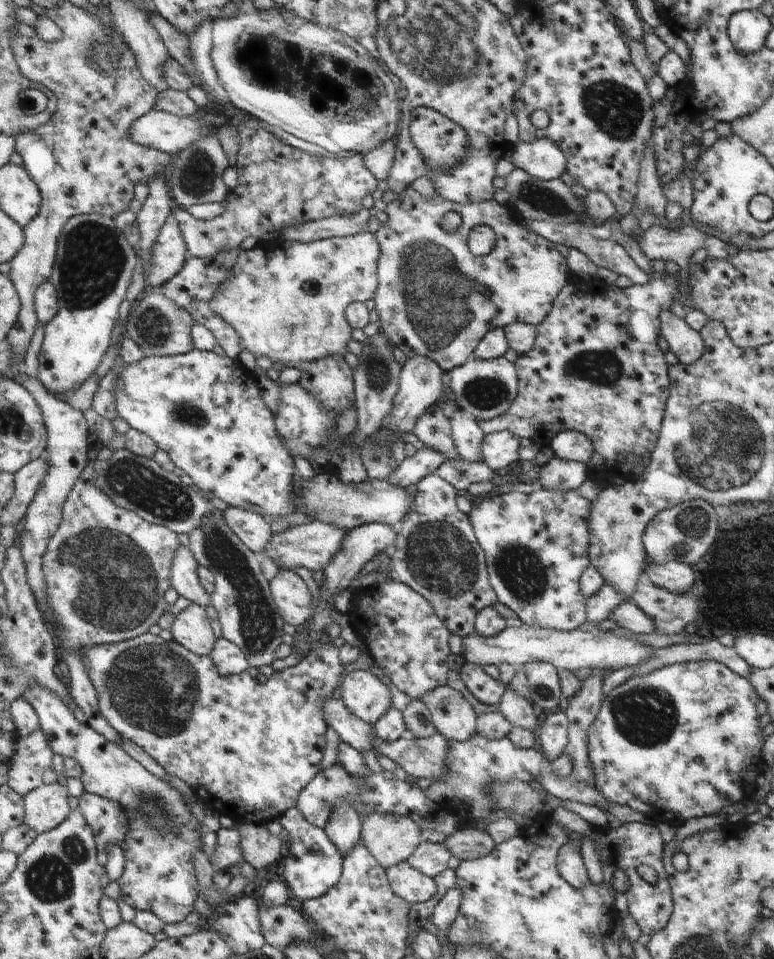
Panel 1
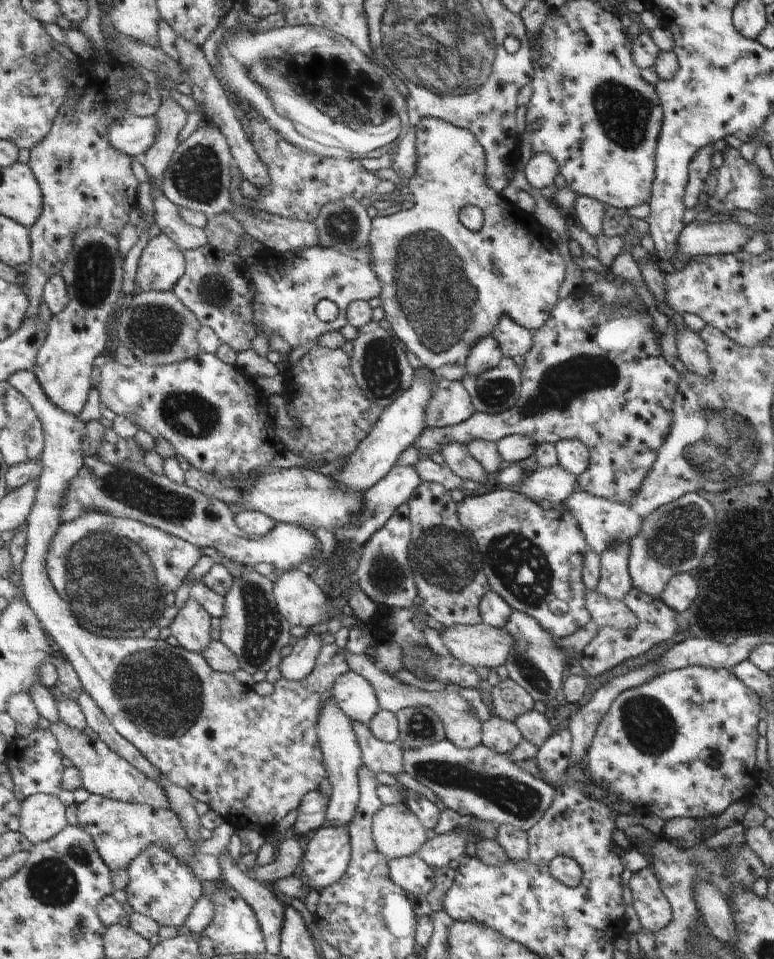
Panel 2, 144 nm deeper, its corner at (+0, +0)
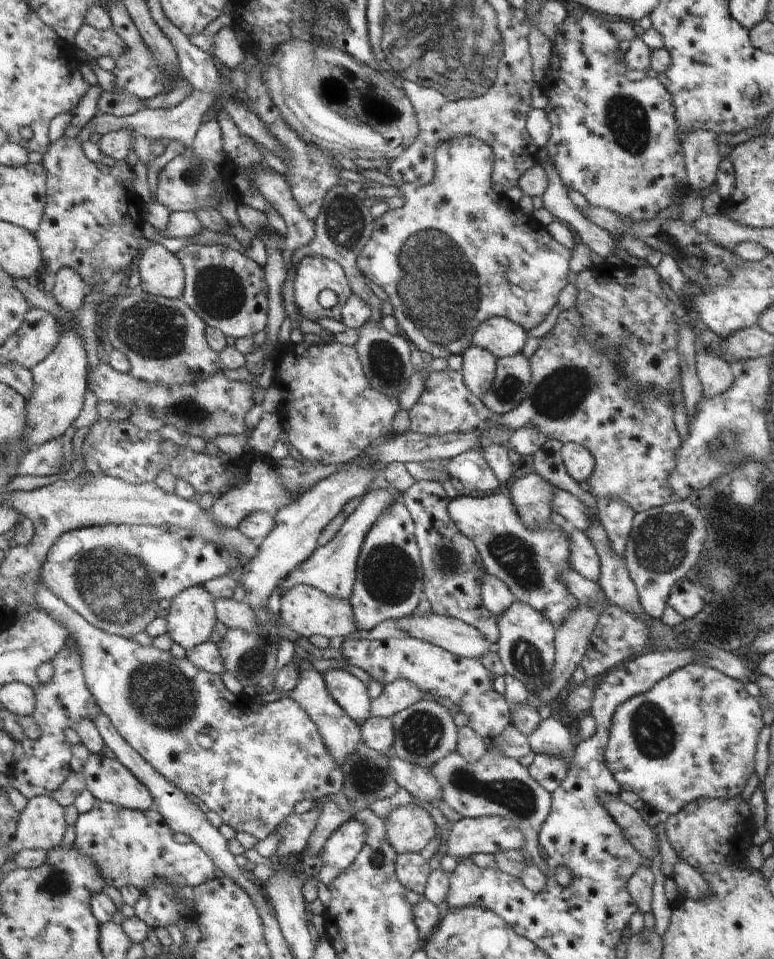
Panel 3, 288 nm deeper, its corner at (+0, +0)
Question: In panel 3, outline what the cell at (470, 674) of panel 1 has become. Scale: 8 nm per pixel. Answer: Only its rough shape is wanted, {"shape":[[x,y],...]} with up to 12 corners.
{"shape":[[417,638],[347,640],[351,668],[455,702],[489,742],[511,702],[481,660]]}

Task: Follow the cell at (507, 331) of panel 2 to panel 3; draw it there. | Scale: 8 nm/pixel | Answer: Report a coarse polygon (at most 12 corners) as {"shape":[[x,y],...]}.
{"shape":[[509,320],[481,324],[473,346],[499,360],[523,352],[527,330]]}

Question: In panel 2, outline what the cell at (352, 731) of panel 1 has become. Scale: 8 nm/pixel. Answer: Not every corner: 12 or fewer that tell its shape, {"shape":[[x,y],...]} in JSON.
{"shape":[[353,722],[363,762],[375,774],[405,772],[401,744],[379,740],[369,724]]}

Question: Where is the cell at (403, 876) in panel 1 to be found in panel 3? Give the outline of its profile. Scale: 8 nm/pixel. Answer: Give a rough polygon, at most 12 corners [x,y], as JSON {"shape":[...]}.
{"shape":[[421,854],[397,858],[397,876],[409,892],[425,894],[431,868]]}

